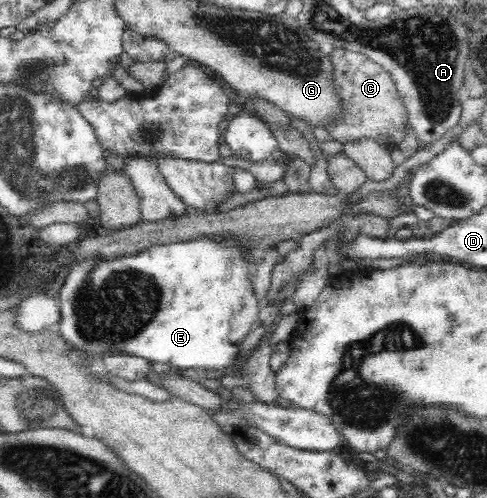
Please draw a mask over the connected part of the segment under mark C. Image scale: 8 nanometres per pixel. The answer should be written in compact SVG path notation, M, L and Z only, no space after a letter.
M335 47L329 57L333 92L336 92L335 98L336 94L339 94L343 100L343 116L337 124L329 128L331 136L343 145L365 138L377 141L390 152L395 150L397 144L405 138L405 129L409 122L405 105L399 98L391 75L380 64L359 52Z

